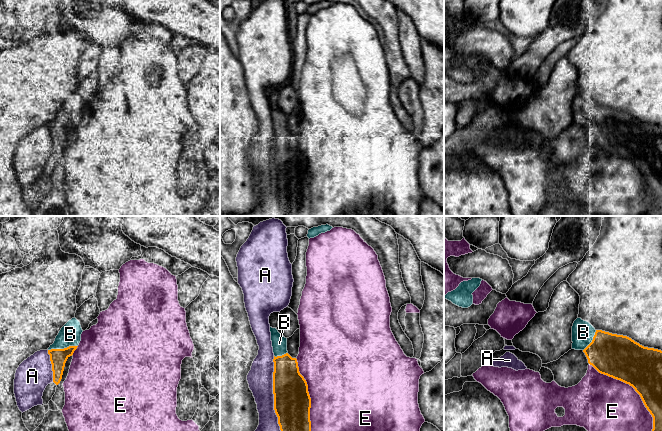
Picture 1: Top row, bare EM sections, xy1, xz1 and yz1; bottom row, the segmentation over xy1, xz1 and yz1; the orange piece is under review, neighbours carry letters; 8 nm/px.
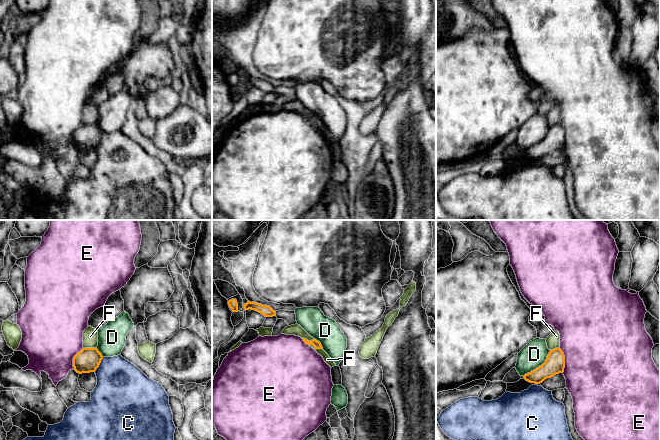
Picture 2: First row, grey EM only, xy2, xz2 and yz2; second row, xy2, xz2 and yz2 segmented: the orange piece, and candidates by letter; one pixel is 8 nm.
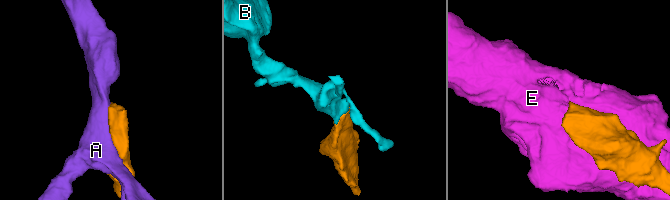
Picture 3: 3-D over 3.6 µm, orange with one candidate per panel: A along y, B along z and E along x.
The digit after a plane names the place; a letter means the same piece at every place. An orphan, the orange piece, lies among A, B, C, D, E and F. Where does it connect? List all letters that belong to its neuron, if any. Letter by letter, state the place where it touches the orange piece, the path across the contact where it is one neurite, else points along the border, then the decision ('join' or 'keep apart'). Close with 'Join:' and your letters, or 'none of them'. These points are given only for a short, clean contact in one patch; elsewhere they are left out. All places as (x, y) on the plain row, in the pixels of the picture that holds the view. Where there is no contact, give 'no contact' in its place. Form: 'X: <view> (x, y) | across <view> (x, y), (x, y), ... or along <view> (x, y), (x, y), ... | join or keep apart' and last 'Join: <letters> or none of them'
A: xz1 (274, 174) | keep apart
B: xy1 (62, 125) | join
C: xy2 (99, 140) | along xy2 (103, 133), (99, 142), (94, 147) | keep apart
D: yz2 (539, 142) | along yz2 (550, 126), (547, 134), (540, 141), (523, 152) | keep apart
E: yz1 (636, 167) | keep apart
F: xz2 (316, 124) | along xz2 (309, 120), (322, 125) | keep apart
Join: B

